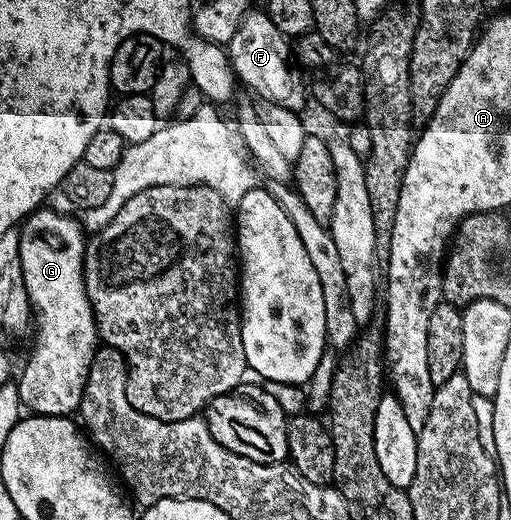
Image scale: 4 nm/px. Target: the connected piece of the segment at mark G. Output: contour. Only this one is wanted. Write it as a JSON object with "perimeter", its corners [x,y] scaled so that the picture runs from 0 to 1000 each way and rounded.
{"perimeter":[[[78,398],[43,427],[37,440],[37,488],[41,490],[41,521],[49,537],[49,560],[53,562],[53,581],[61,587],[65,604],[65,633],[68,625],[68,665],[61,671],[61,681],[53,687],[53,696],[45,702],[45,712],[33,717],[33,746],[37,750],[39,781],[55,796],[80,802],[139,802],[155,785],[160,771],[160,752],[168,740],[168,725],[174,721],[176,698],[182,696],[184,679],[196,662],[194,635],[186,631],[186,608],[178,596],[178,585],[170,573],[170,562],[162,550],[162,483],[166,477],[166,446],[153,423],[145,415],[129,417],[123,410],[106,410],[94,398]]]}

